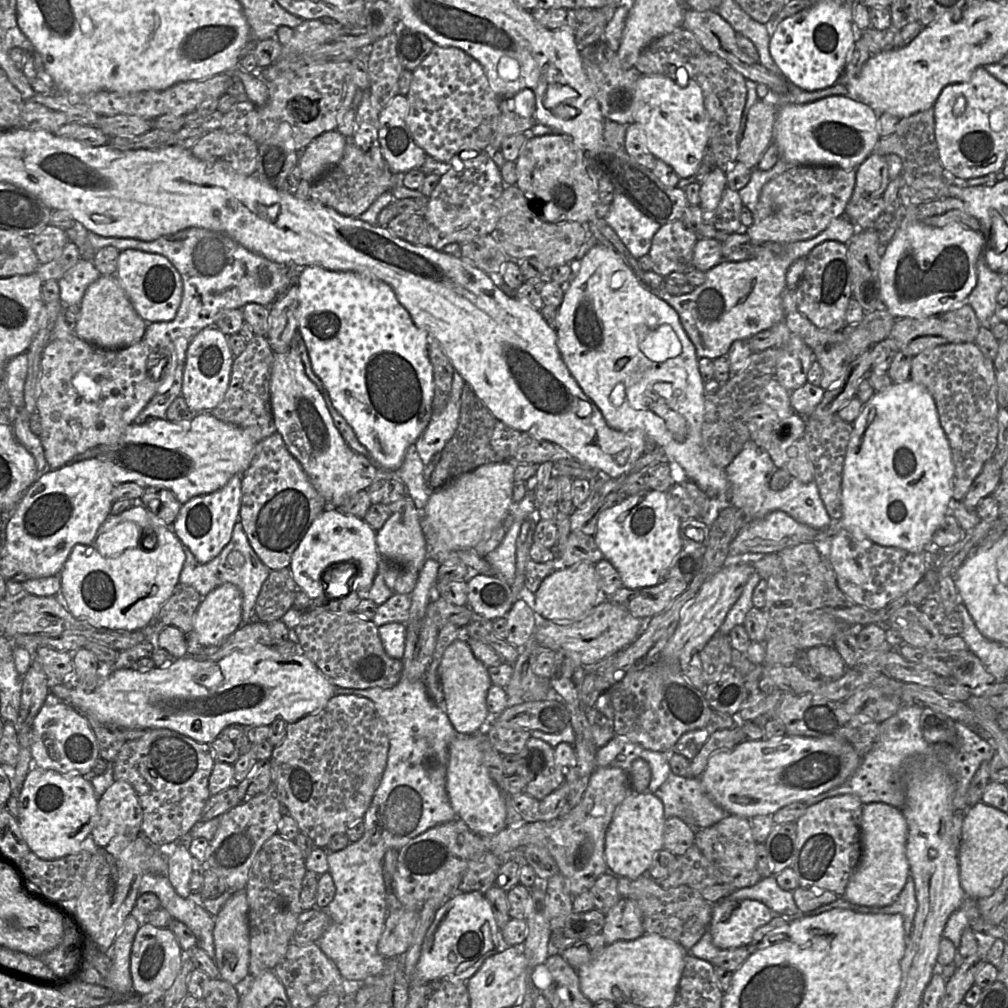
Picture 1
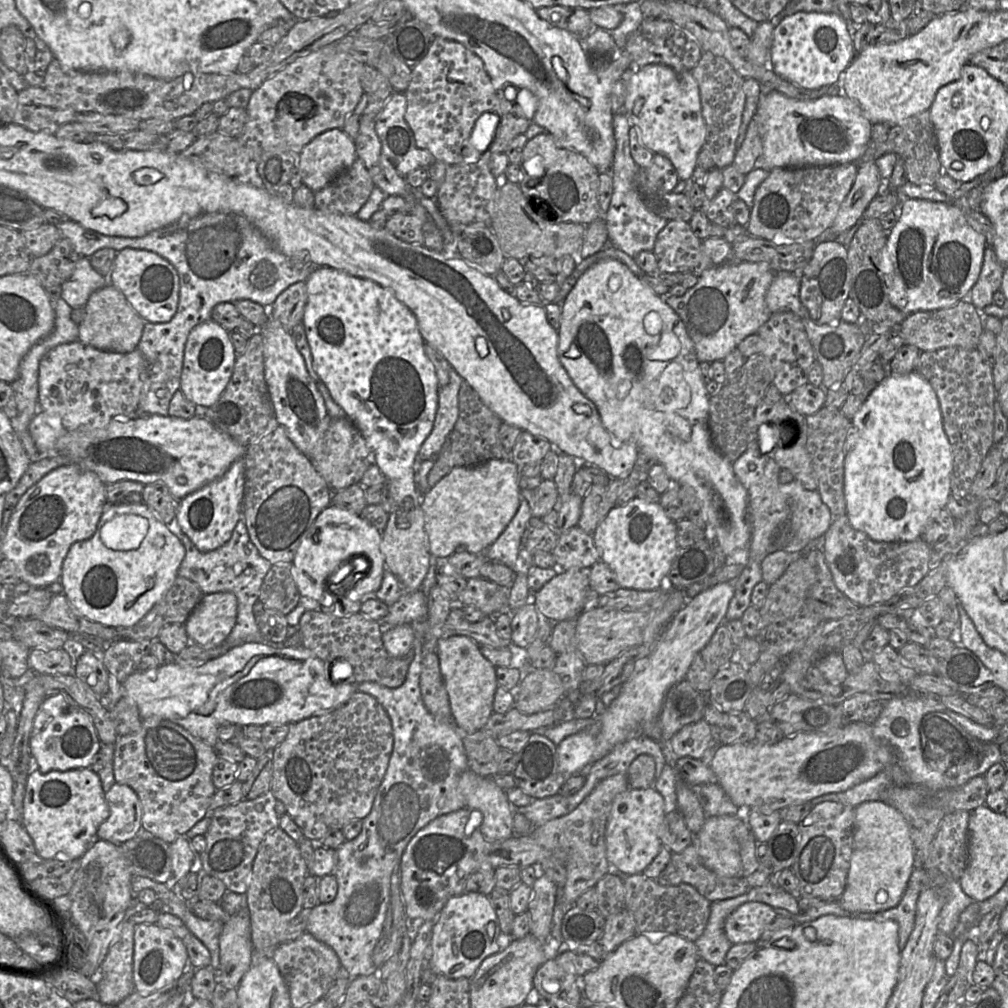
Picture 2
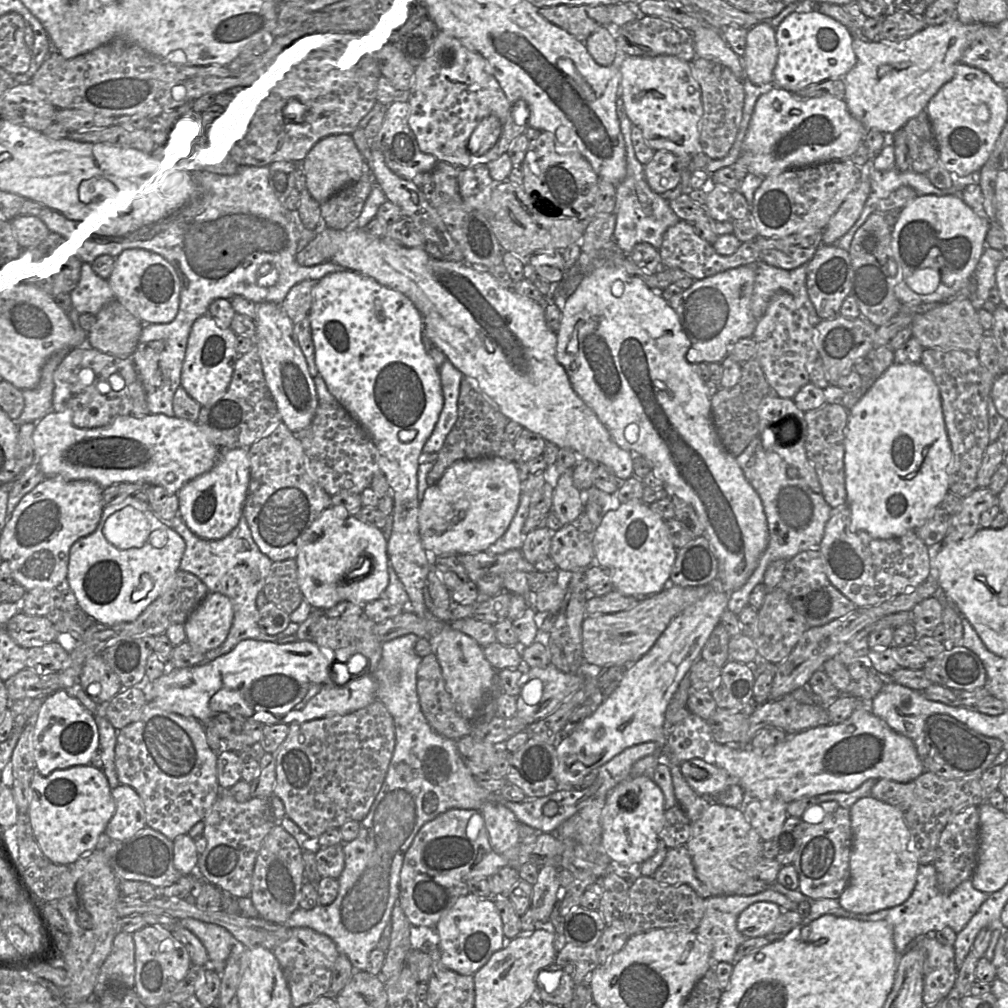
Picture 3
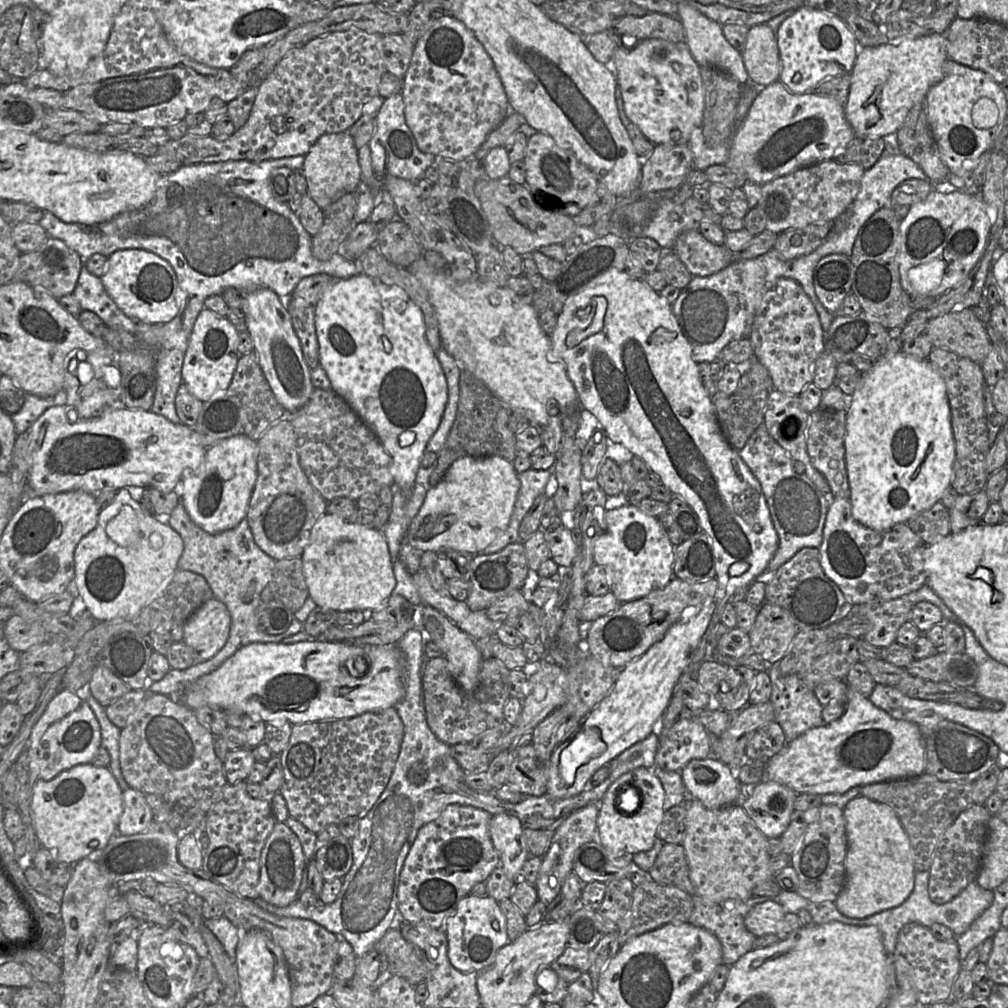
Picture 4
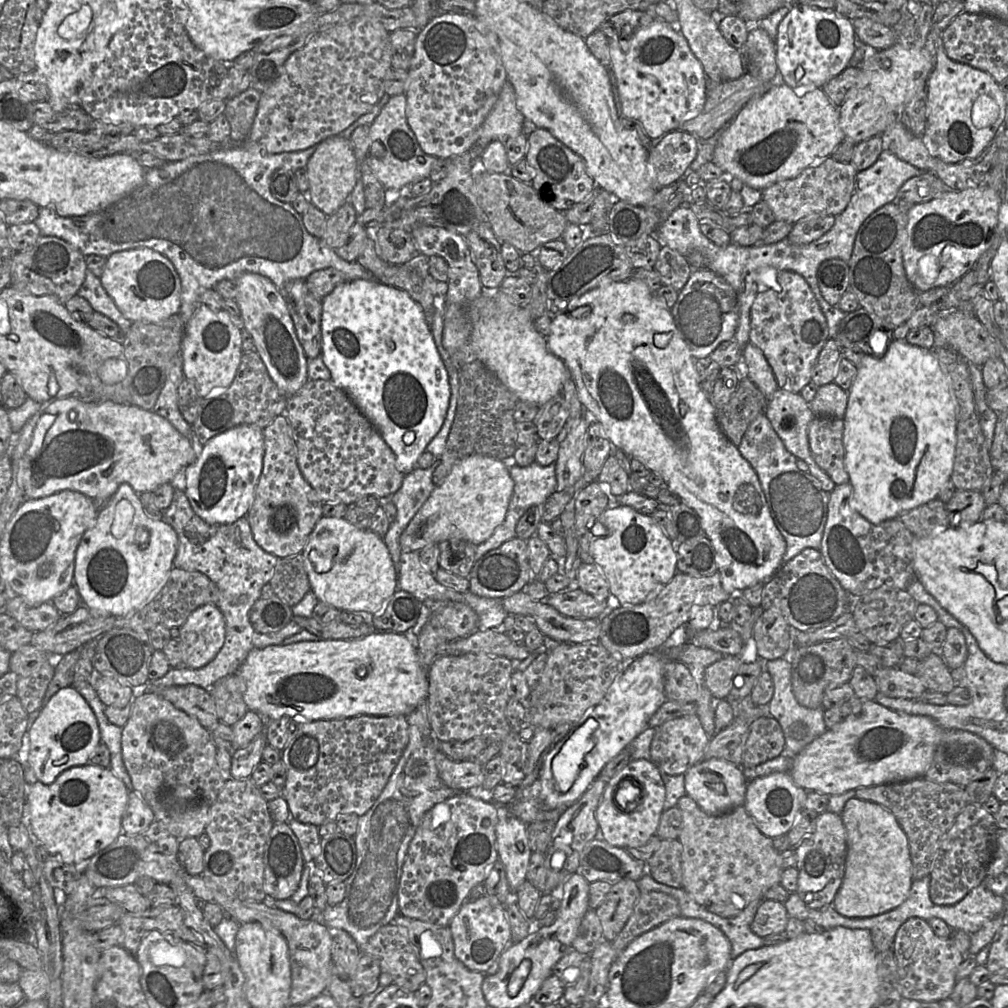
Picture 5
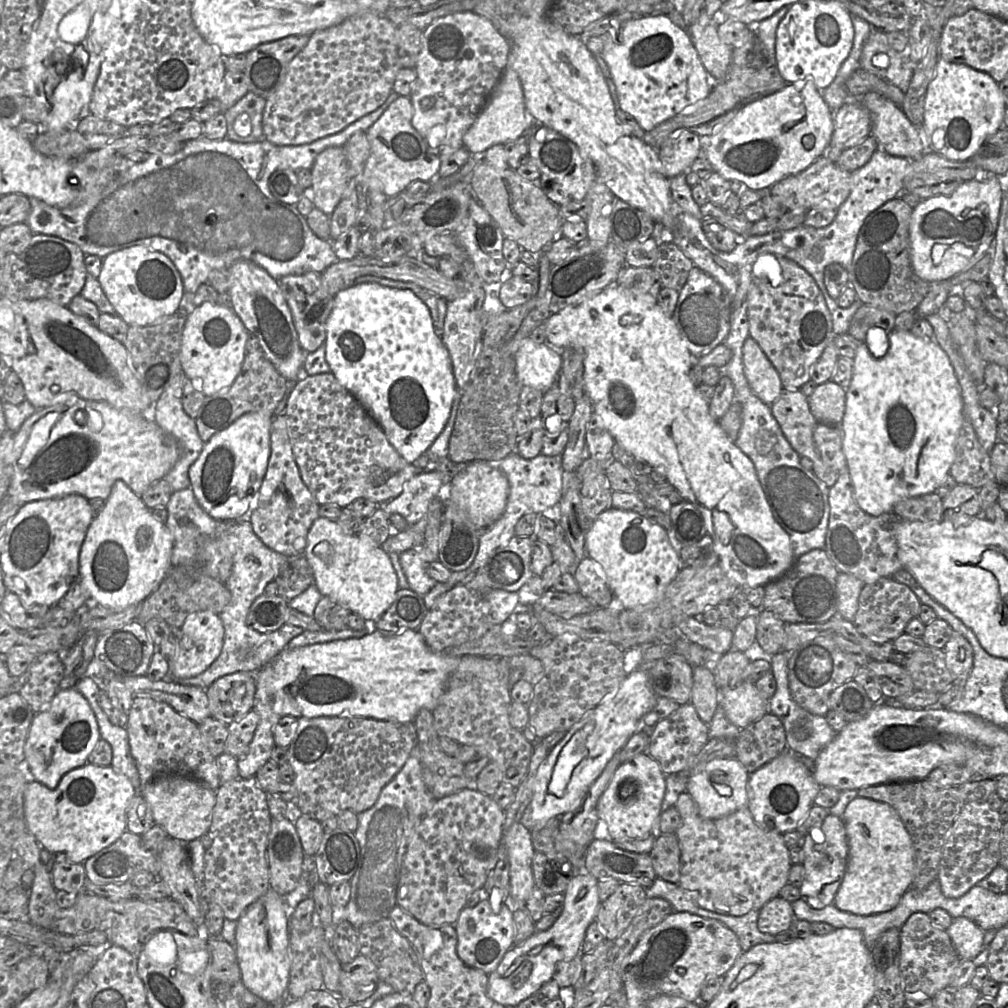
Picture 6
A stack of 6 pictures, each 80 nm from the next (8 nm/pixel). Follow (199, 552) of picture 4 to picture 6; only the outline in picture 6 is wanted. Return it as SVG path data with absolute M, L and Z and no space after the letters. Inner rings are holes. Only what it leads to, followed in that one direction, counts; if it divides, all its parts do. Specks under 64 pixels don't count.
M191 488L173 492L168 505L166 525L173 535L171 565L183 566L194 562L206 540L222 539L232 555L232 570L225 582L230 591L230 601L221 611L224 626L224 642L217 659L201 674L175 680L184 685L208 688L217 679L239 671L256 673L281 651L289 642L304 630L299 626L285 623L273 632L261 633L247 624L247 614L253 601L264 594L265 587L274 581L285 562L285 555L267 547L254 533L248 517L240 520L215 520L199 505Z

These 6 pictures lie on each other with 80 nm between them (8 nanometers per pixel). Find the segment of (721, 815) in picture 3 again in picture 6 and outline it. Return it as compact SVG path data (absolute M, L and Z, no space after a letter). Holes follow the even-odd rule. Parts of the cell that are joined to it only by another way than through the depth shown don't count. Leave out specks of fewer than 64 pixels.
M687 791L679 795L675 807L680 814L680 825L676 831L680 846L678 884L699 907L720 914L743 916L751 910L760 910L788 884L792 863L783 834L762 829L754 821L747 807L721 818L707 819L700 815L696 802Z

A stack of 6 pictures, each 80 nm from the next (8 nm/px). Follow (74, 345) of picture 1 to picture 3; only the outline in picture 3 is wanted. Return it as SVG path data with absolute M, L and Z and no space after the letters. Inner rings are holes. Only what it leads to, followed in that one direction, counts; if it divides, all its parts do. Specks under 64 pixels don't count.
M89 346L70 349L53 372L52 411L59 413L70 409L71 423L78 428L104 427L118 416L132 415L128 386L137 379L138 373L130 357L116 357ZM83 368L93 371L94 379L89 385L83 384L78 378L79 372ZM112 374L118 374L122 377L124 387L121 390L111 388L109 377Z

